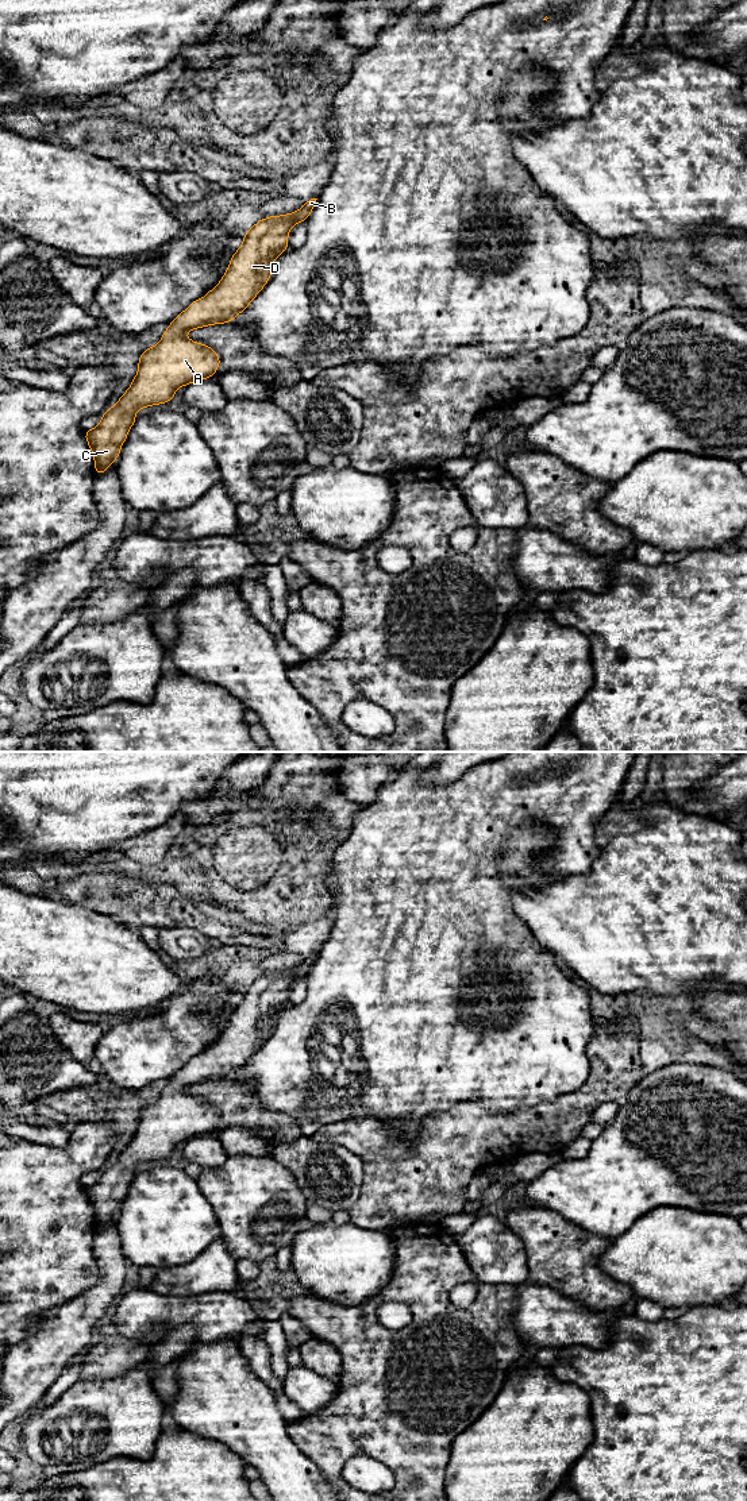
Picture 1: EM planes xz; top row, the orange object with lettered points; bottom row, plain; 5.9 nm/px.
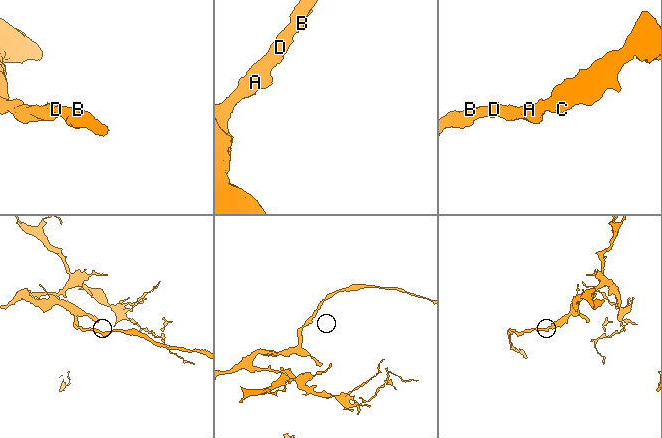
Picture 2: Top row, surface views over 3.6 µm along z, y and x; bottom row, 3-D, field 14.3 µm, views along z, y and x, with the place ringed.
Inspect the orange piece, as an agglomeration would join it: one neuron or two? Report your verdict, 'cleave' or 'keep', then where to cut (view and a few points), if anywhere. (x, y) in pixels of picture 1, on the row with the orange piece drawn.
keep; no cut

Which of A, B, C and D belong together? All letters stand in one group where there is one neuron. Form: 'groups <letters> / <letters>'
groups A B C D

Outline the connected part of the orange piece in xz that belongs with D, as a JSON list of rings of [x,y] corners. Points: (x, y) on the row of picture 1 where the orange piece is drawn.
[[[317,198],[304,202],[300,211],[284,216],[272,216],[259,220],[244,235],[240,248],[232,255],[228,270],[215,289],[208,292],[201,300],[193,301],[181,315],[178,315],[163,332],[162,340],[147,348],[138,362],[139,369],[128,390],[122,395],[113,408],[103,414],[101,422],[85,432],[85,439],[95,456],[96,474],[103,474],[109,464],[119,458],[120,445],[126,441],[127,433],[135,422],[135,413],[145,406],[165,404],[170,401],[178,386],[186,386],[211,378],[219,364],[219,355],[205,344],[185,339],[188,331],[212,324],[223,324],[235,320],[253,298],[261,292],[270,278],[273,259],[288,250],[288,234],[290,228],[304,221],[312,212]]]

